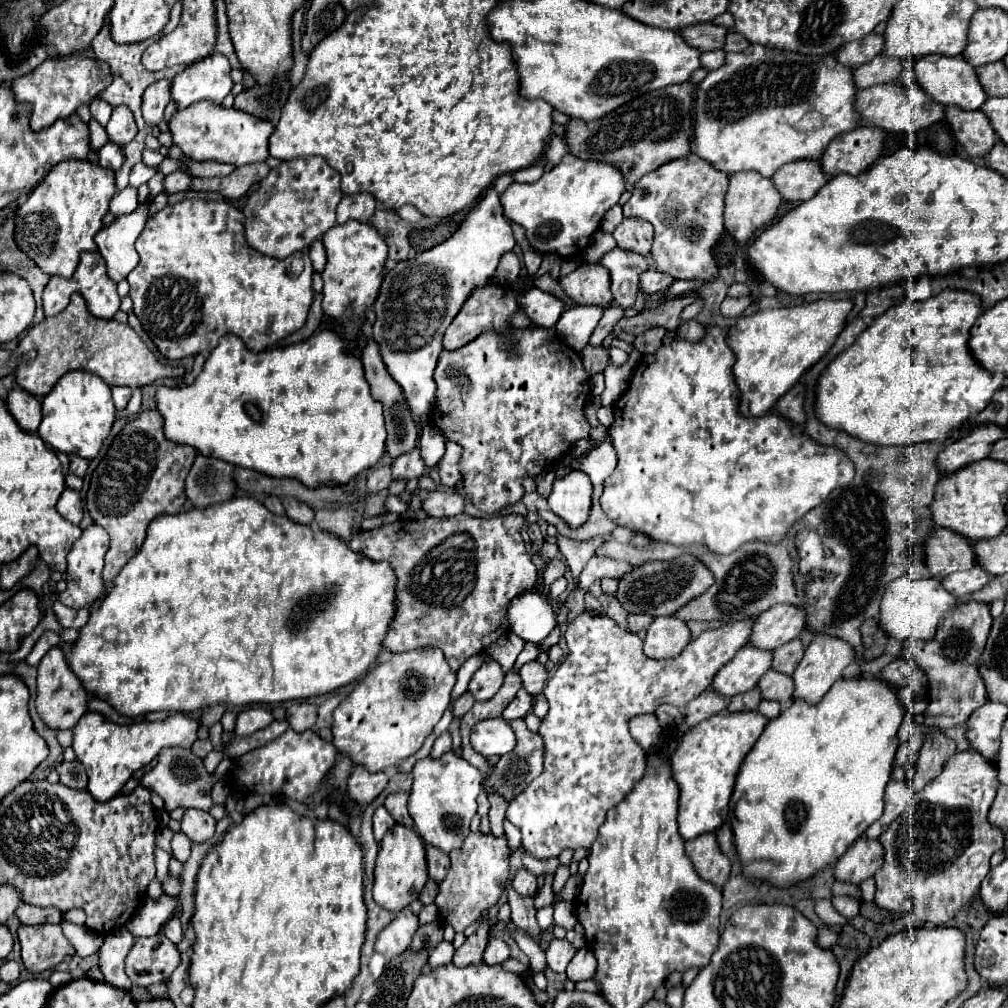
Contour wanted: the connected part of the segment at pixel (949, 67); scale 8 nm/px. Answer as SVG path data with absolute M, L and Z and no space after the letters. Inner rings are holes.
M939 54L923 56L915 62L915 80L925 90L925 94L939 102L941 106L977 110L987 100L987 94L975 76L975 68L963 56L939 56Z

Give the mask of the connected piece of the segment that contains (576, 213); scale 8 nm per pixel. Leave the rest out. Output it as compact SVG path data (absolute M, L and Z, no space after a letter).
M565 154L561 162L545 172L537 182L513 182L501 194L501 206L511 222L525 228L525 238L535 252L571 258L589 246L593 232L601 226L603 214L619 202L623 190L625 182L615 166L587 162Z

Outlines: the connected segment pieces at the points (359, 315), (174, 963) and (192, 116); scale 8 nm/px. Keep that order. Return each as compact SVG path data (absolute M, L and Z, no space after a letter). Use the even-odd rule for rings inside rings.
M357 220L335 224L321 238L327 264L323 270L323 312L343 324L345 338L355 344L361 332L361 320L365 320L365 312L373 306L375 296L379 296L379 286L383 282L383 266L387 260L387 246L383 238L371 224L363 224Z
M163 934L137 938L125 960L125 972L135 986L151 986L163 982L179 966L179 950Z
M197 102L183 110L177 110L169 120L169 132L173 136L173 144L181 148L181 152L197 162L213 160L225 162L233 166L245 166L253 162L263 162L269 156L269 136L271 122L263 122L253 114L243 114L235 108L223 108L215 102Z

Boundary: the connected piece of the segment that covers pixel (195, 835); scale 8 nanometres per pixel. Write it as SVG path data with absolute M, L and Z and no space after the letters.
M187 810L183 820L181 820L181 832L191 840L191 842L207 842L215 834L215 820L209 812L203 810Z

